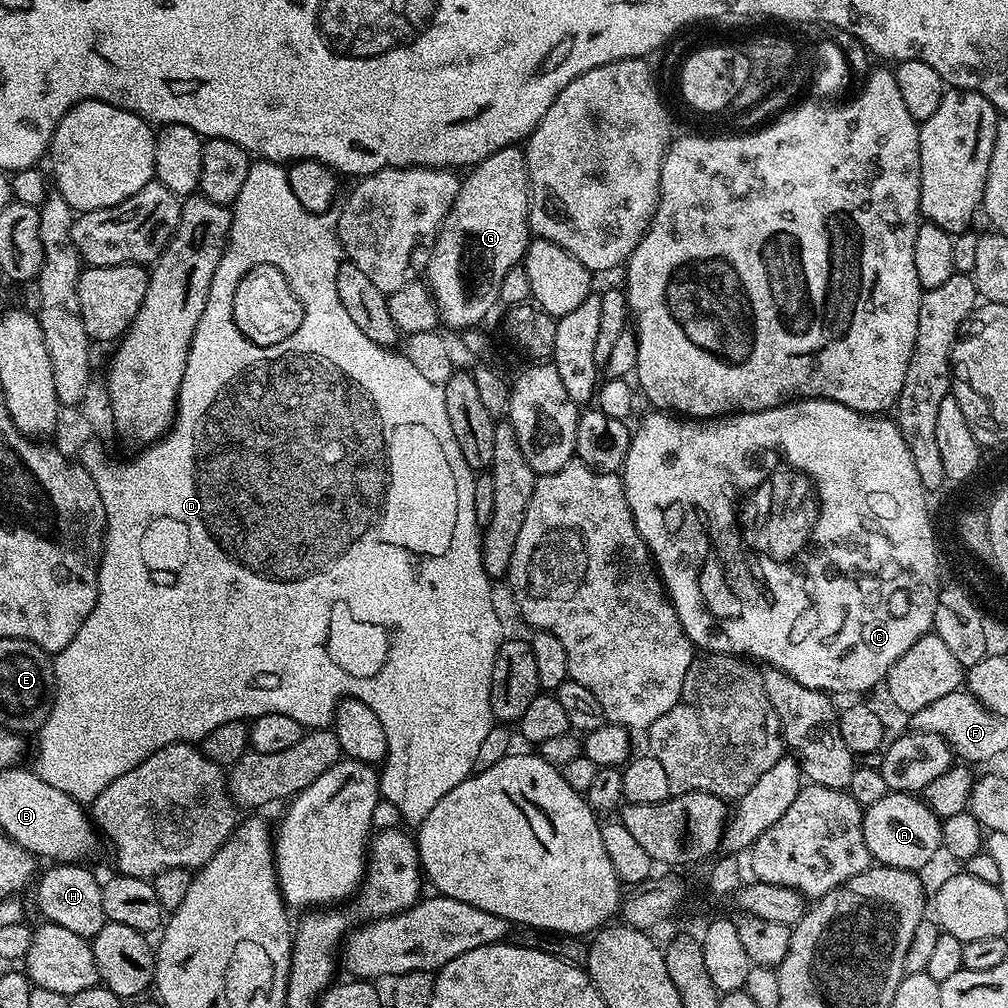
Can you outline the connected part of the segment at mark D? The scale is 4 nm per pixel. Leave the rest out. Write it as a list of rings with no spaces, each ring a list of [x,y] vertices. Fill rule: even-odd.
[[[220,292],[220,298],[210,298],[210,299],[212,299],[212,316],[202,316],[202,318],[201,318],[201,319],[200,319],[200,321],[199,321],[199,322],[198,322],[198,326],[197,326],[197,327],[196,327],[196,333],[195,333],[195,334],[194,334],[194,338],[193,338],[193,339],[192,339],[192,345],[191,345],[191,346],[190,346],[190,354],[189,354],[189,355],[188,355],[188,361],[187,361],[187,362],[186,362],[186,374],[185,374],[185,375],[184,375],[184,377],[183,377],[183,378],[182,378],[182,386],[181,386],[181,387],[180,387],[180,398],[179,398],[179,400],[177,400],[177,401],[176,401],[176,418],[175,418],[175,420],[173,420],[173,421],[172,421],[172,427],[171,427],[171,428],[169,428],[169,429],[168,429],[168,431],[167,431],[167,432],[165,432],[165,433],[164,433],[164,435],[163,435],[163,436],[161,436],[161,437],[160,437],[160,439],[159,439],[159,440],[157,440],[157,441],[155,441],[155,442],[153,442],[153,443],[151,443],[151,444],[149,444],[149,445],[147,445],[147,447],[145,447],[145,448],[144,448],[144,449],[143,449],[143,451],[141,451],[141,452],[144,452],[144,453],[142,453],[142,454],[141,454],[141,456],[140,456],[140,457],[138,457],[138,458],[137,458],[137,460],[132,460],[132,461],[130,461],[130,462],[129,462],[129,464],[124,464],[124,465],[120,465],[120,464],[110,464],[110,463],[109,463],[109,462],[108,462],[108,458],[107,458],[107,456],[106,456],[106,455],[105,455],[105,454],[104,454],[104,448],[103,448],[103,446],[102,446],[102,445],[100,445],[100,444],[99,444],[99,442],[98,442],[98,441],[96,441],[96,440],[88,440],[88,441],[86,441],[86,442],[85,442],[85,444],[84,444],[84,449],[82,449],[82,450],[81,450],[81,452],[80,452],[80,456],[79,456],[79,455],[78,455],[78,460],[79,460],[79,463],[81,463],[81,464],[83,464],[83,465],[84,465],[84,469],[86,469],[86,470],[87,470],[87,472],[88,472],[88,473],[89,473],[89,474],[90,474],[90,478],[94,478],[94,486],[98,486],[98,494],[99,494],[99,495],[100,495],[100,497],[101,497],[101,498],[102,498],[102,506],[103,506],[103,507],[104,507],[104,509],[105,509],[105,510],[106,510],[106,522],[105,522],[105,523],[104,523],[104,527],[105,527],[105,530],[104,530],[104,542],[103,542],[103,545],[102,545],[102,551],[101,551],[101,553],[100,553],[100,567],[99,567],[99,568],[97,568],[97,569],[96,569],[96,573],[97,573],[97,574],[98,574],[98,598],[97,598],[97,599],[96,599],[96,601],[95,601],[95,602],[94,602],[94,610],[90,610],[90,614],[89,614],[89,615],[88,615],[88,617],[87,617],[87,618],[86,618],[86,622],[82,622],[82,626],[81,626],[81,627],[80,627],[80,629],[79,629],[79,630],[78,630],[78,634],[74,634],[74,638],[70,638],[70,642],[69,642],[69,643],[68,643],[68,644],[67,644],[67,646],[65,646],[65,647],[64,647],[64,649],[62,649],[62,651],[60,651],[60,652],[58,652],[58,653],[55,653],[55,656],[54,656],[54,659],[53,659],[53,660],[52,660],[52,673],[53,673],[53,674],[54,674],[54,678],[55,678],[55,679],[56,679],[56,701],[55,701],[55,702],[54,702],[54,703],[52,703],[52,709],[51,709],[51,710],[50,710],[50,714],[49,714],[49,715],[48,715],[48,717],[47,717],[47,718],[46,718],[46,722],[45,722],[45,723],[44,723],[44,724],[43,724],[43,726],[41,726],[41,728],[40,728],[40,729],[39,729],[39,730],[38,730],[38,737],[39,737],[39,736],[40,736],[40,749],[38,749],[38,750],[37,750],[37,752],[36,752],[36,765],[34,765],[34,771],[35,771],[35,773],[36,773],[36,775],[38,775],[38,776],[40,776],[40,777],[41,777],[41,778],[42,778],[42,782],[50,782],[50,786],[54,786],[54,790],[62,790],[62,794],[70,794],[70,795],[71,795],[71,796],[73,796],[73,798],[74,798],[74,799],[75,799],[75,800],[77,800],[77,802],[78,802],[78,803],[80,803],[80,804],[82,804],[82,805],[85,805],[85,806],[88,806],[88,805],[91,805],[91,803],[92,803],[92,801],[94,801],[94,800],[96,800],[96,799],[97,799],[97,798],[98,798],[98,794],[102,794],[102,790],[106,790],[106,786],[110,786],[110,782],[114,782],[114,778],[122,778],[122,774],[126,774],[126,770],[134,770],[134,766],[138,766],[138,762],[142,762],[142,761],[143,761],[143,760],[145,760],[145,759],[146,759],[146,758],[150,758],[150,754],[154,754],[154,753],[155,753],[155,752],[157,752],[157,751],[158,751],[158,750],[162,750],[162,749],[163,749],[163,748],[165,748],[165,747],[166,747],[166,746],[170,746],[170,745],[171,745],[171,744],[183,744],[183,743],[185,743],[185,742],[199,742],[199,741],[201,741],[201,740],[203,740],[203,738],[204,738],[204,736],[205,736],[205,735],[206,735],[206,734],[210,734],[210,730],[218,730],[218,726],[222,726],[222,725],[223,725],[223,724],[225,724],[225,723],[226,723],[226,722],[234,722],[234,721],[235,721],[235,720],[242,720],[242,721],[245,721],[245,722],[251,722],[251,721],[253,721],[253,720],[255,720],[255,719],[256,719],[256,717],[258,717],[258,716],[265,716],[265,715],[266,715],[266,714],[286,714],[286,718],[294,718],[294,722],[298,722],[298,723],[299,723],[299,724],[301,724],[301,725],[302,725],[302,727],[304,727],[304,728],[305,728],[305,730],[324,730],[324,729],[327,729],[327,728],[328,728],[328,727],[329,727],[329,725],[331,725],[331,724],[332,724],[332,723],[333,723],[333,720],[334,720],[334,717],[335,717],[335,715],[336,715],[336,706],[337,706],[337,704],[339,704],[339,703],[340,703],[340,701],[341,701],[341,700],[343,700],[343,699],[345,699],[345,698],[351,698],[351,699],[354,699],[354,700],[361,700],[361,701],[362,701],[362,702],[366,702],[366,706],[370,706],[370,710],[374,710],[374,714],[378,714],[378,722],[382,722],[382,730],[386,730],[386,738],[387,738],[387,739],[388,739],[388,750],[389,750],[389,753],[390,753],[390,755],[389,755],[389,756],[388,756],[388,757],[387,757],[387,760],[386,760],[386,764],[389,764],[389,766],[390,766],[390,767],[392,767],[392,772],[393,772],[393,774],[394,774],[394,775],[396,775],[396,784],[388,784],[388,782],[384,782],[384,783],[381,783],[381,786],[380,786],[380,794],[381,794],[381,797],[383,797],[383,799],[384,799],[384,800],[385,800],[385,801],[387,801],[387,800],[389,800],[389,802],[390,802],[390,803],[392,803],[392,804],[393,804],[393,806],[394,806],[394,807],[396,807],[396,808],[397,808],[397,810],[398,810],[398,811],[400,811],[400,812],[401,812],[401,814],[402,814],[402,815],[404,815],[404,816],[405,816],[405,818],[406,818],[406,819],[408,819],[408,820],[413,820],[413,822],[419,822],[419,821],[421,821],[421,820],[424,820],[424,819],[425,819],[425,818],[426,818],[426,814],[430,814],[430,810],[434,810],[434,806],[438,806],[438,802],[442,802],[442,798],[446,798],[446,794],[450,794],[450,790],[454,790],[454,786],[458,786],[458,785],[459,785],[459,784],[460,784],[460,783],[462,783],[462,781],[464,781],[464,780],[467,780],[467,779],[468,779],[468,777],[469,777],[469,776],[471,776],[471,775],[473,775],[473,772],[474,772],[474,758],[478,758],[478,749],[480,749],[480,748],[481,748],[481,746],[482,746],[482,741],[483,741],[483,740],[484,740],[484,739],[486,739],[486,734],[490,734],[490,730],[491,730],[491,729],[492,729],[492,727],[493,727],[493,726],[494,726],[494,717],[493,717],[493,715],[492,715],[492,707],[491,707],[491,706],[490,706],[490,682],[491,682],[491,681],[492,681],[492,675],[493,675],[493,674],[494,674],[494,662],[495,662],[495,661],[496,661],[496,655],[497,655],[497,654],[498,654],[498,650],[499,650],[499,649],[500,649],[500,645],[501,645],[501,644],[503,644],[503,643],[504,643],[504,641],[505,641],[505,639],[506,639],[506,633],[504,633],[504,624],[503,624],[503,622],[502,622],[502,621],[500,621],[500,616],[499,616],[499,614],[498,614],[498,613],[496,613],[496,604],[495,604],[495,602],[494,602],[494,601],[492,601],[492,584],[493,584],[493,581],[492,581],[492,580],[491,580],[491,579],[490,579],[490,577],[489,577],[489,576],[488,576],[488,575],[487,575],[487,574],[486,574],[486,570],[485,570],[485,569],[484,569],[484,567],[483,567],[483,566],[482,566],[482,554],[481,554],[481,553],[480,553],[480,545],[481,545],[481,543],[482,543],[482,532],[481,532],[481,529],[480,529],[480,528],[479,528],[479,527],[478,527],[478,525],[477,525],[477,523],[476,523],[476,511],[475,511],[475,510],[474,510],[474,486],[475,486],[475,485],[476,485],[476,476],[475,476],[475,475],[474,475],[474,471],[472,471],[472,469],[471,469],[471,468],[470,468],[470,466],[468,466],[468,465],[467,465],[467,464],[466,464],[466,459],[465,459],[465,458],[463,458],[463,456],[462,456],[462,452],[461,452],[461,451],[460,451],[460,449],[459,449],[459,448],[458,448],[458,441],[457,441],[457,439],[456,439],[456,438],[454,438],[454,433],[453,433],[453,431],[452,431],[452,430],[451,430],[451,428],[450,428],[450,417],[448,417],[448,416],[447,416],[447,415],[446,415],[446,398],[445,398],[445,397],[444,397],[444,390],[443,390],[443,387],[441,387],[441,385],[438,385],[438,384],[435,384],[435,383],[434,383],[434,382],[430,382],[430,381],[429,381],[429,379],[425,379],[425,376],[424,376],[424,375],[421,375],[421,372],[419,372],[419,371],[417,371],[417,367],[415,367],[415,366],[412,366],[412,365],[411,365],[411,363],[410,363],[410,361],[408,361],[408,359],[407,359],[407,357],[406,357],[406,356],[405,356],[405,355],[404,355],[404,354],[401,354],[401,353],[400,353],[400,352],[399,352],[399,351],[398,351],[398,353],[396,353],[396,350],[389,350],[389,349],[388,349],[388,348],[387,348],[387,347],[384,347],[384,346],[382,346],[382,345],[378,345],[378,344],[376,344],[376,345],[374,345],[374,347],[372,347],[372,348],[364,348],[364,340],[356,340],[356,364],[348,364],[348,372],[340,372],[340,370],[344,370],[344,368],[340,368],[340,356],[324,356],[324,340],[308,340],[308,332],[300,332],[300,340],[287,340],[287,338],[285,338],[285,339],[283,339],[283,340],[282,340],[282,342],[283,342],[283,343],[284,343],[284,348],[272,348],[272,347],[271,347],[271,346],[268,346],[268,345],[267,345],[267,344],[266,344],[266,345],[256,345],[256,344],[255,344],[255,342],[254,342],[254,341],[251,341],[251,340],[250,340],[250,338],[248,338],[248,337],[247,337],[247,336],[246,336],[246,334],[244,334],[244,333],[243,333],[243,332],[242,332],[242,330],[241,330],[241,325],[240,325],[240,323],[237,323],[237,322],[234,322],[234,321],[232,321],[232,320],[230,320],[230,330],[232,330],[232,332],[228,332],[228,314],[220,314],[220,304],[228,304],[228,294],[222,294],[222,292]],[[244,342],[250,342],[250,346],[253,346],[253,348],[244,348]]]

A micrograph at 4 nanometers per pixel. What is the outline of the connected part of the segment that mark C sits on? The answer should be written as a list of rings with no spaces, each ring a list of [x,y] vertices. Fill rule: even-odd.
[[[797,398],[791,402],[779,404],[777,408],[770,410],[762,410],[761,412],[735,411],[731,414],[707,418],[681,418],[679,415],[669,414],[664,410],[652,410],[652,413],[631,433],[628,453],[622,469],[622,479],[626,502],[630,506],[634,522],[638,526],[638,534],[642,534],[642,538],[652,554],[652,559],[660,573],[661,580],[664,582],[668,597],[672,599],[672,605],[678,614],[678,622],[682,622],[693,645],[705,653],[751,658],[753,661],[761,660],[761,665],[777,668],[790,674],[790,678],[794,678],[794,682],[798,682],[802,686],[810,686],[810,690],[829,694],[868,692],[875,684],[883,685],[887,681],[890,666],[894,666],[894,662],[898,662],[898,658],[902,658],[902,654],[906,654],[906,650],[910,650],[910,646],[914,646],[914,642],[918,642],[918,638],[927,636],[933,631],[932,600],[936,600],[936,556],[932,556],[932,532],[928,532],[928,527],[934,523],[934,517],[928,513],[928,500],[924,497],[927,496],[926,489],[922,486],[922,478],[918,478],[918,470],[914,470],[914,458],[910,458],[910,446],[906,446],[906,438],[902,438],[900,427],[897,426],[895,419],[885,418],[880,414],[855,412],[845,404],[819,398]]]

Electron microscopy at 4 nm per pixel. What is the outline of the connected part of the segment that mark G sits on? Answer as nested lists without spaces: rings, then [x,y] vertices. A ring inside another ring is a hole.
[[[513,146],[503,148],[494,154],[490,154],[490,158],[486,158],[482,163],[475,165],[460,181],[460,189],[454,198],[454,202],[450,206],[450,210],[446,214],[446,218],[440,223],[440,230],[436,233],[436,239],[431,241],[430,249],[432,253],[428,256],[428,264],[426,260],[426,272],[428,268],[428,277],[426,283],[432,290],[432,296],[436,299],[436,312],[440,316],[440,324],[448,328],[460,328],[459,330],[472,330],[477,327],[479,320],[484,320],[488,316],[488,311],[492,307],[497,307],[500,299],[500,287],[502,286],[502,278],[506,278],[506,274],[515,264],[521,263],[524,258],[524,252],[528,248],[530,239],[530,229],[528,227],[528,163],[524,160],[524,148]]]

